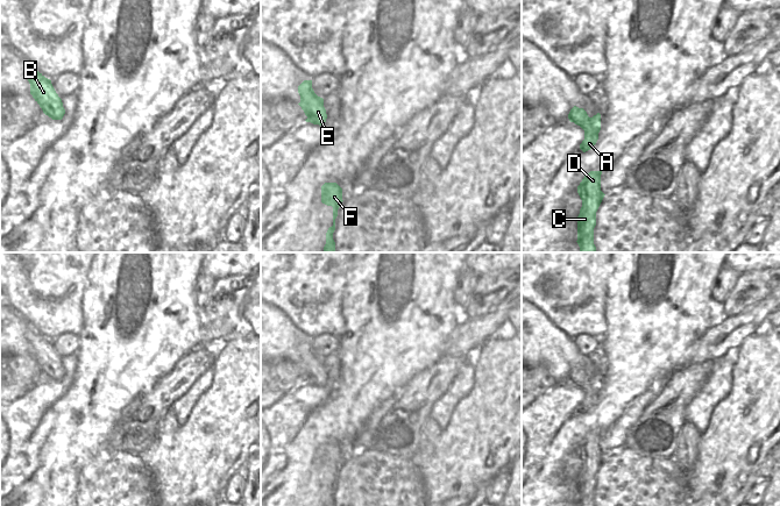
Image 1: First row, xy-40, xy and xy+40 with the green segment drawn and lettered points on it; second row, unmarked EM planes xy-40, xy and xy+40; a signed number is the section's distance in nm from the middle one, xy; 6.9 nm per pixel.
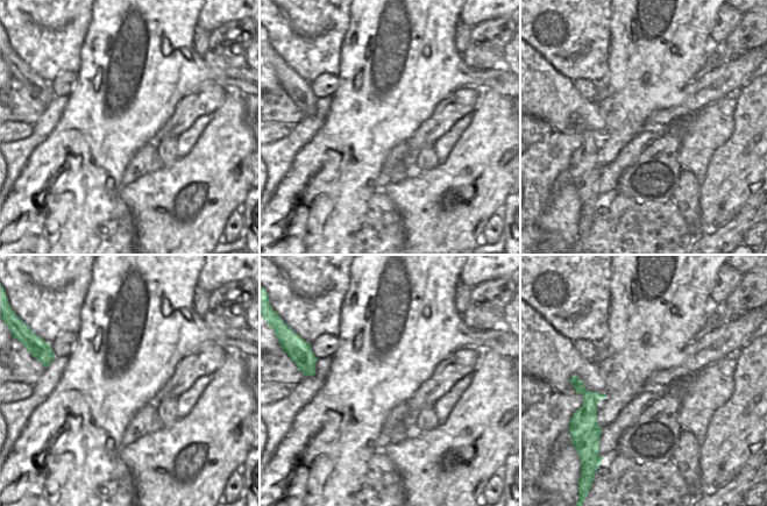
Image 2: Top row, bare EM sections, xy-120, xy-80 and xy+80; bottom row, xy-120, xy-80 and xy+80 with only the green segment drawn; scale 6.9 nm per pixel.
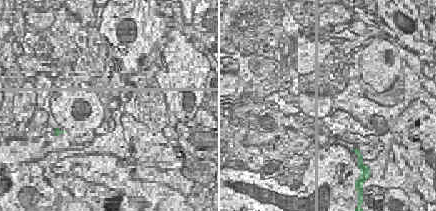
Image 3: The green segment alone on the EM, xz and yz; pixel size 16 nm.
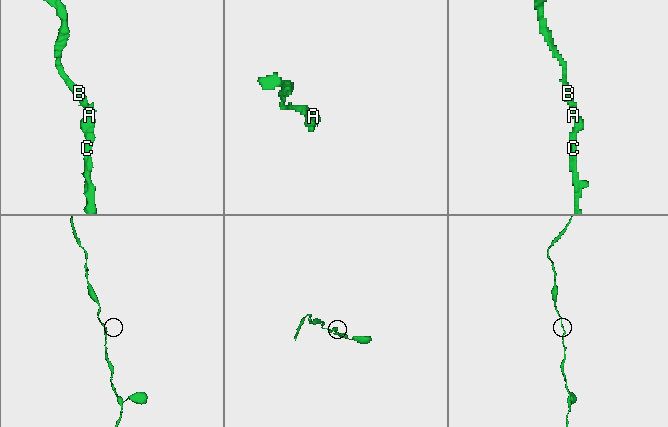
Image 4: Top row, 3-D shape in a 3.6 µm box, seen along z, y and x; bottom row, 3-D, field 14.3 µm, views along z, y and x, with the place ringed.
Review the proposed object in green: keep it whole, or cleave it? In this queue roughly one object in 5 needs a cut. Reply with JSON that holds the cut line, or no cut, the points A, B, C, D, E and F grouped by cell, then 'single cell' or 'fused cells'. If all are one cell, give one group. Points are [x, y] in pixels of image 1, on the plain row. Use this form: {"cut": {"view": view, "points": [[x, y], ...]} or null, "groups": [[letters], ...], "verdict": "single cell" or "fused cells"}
{"cut": null, "groups": [["A", "B", "C", "D", "E", "F"]], "verdict": "single cell"}

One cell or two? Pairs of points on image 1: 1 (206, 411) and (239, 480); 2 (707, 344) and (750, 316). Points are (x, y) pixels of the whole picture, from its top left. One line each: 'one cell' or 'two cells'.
1: two cells
2: one cell

